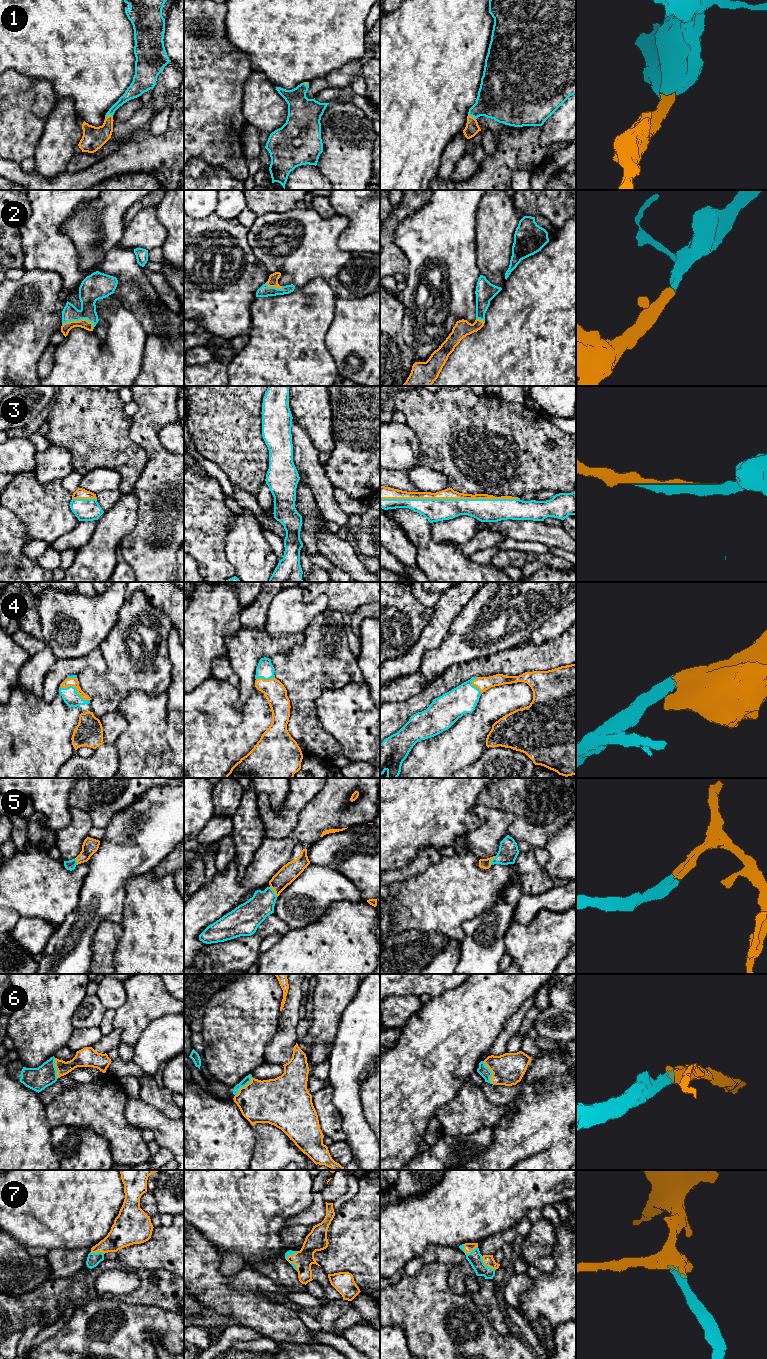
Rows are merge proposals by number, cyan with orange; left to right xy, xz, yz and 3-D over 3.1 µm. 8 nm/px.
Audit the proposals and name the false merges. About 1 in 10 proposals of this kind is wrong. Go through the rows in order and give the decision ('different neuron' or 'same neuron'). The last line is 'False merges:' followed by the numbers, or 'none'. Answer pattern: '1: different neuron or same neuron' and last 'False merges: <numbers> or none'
1: same neuron
2: same neuron
3: same neuron
4: same neuron
5: same neuron
6: same neuron
7: same neuron
False merges: none

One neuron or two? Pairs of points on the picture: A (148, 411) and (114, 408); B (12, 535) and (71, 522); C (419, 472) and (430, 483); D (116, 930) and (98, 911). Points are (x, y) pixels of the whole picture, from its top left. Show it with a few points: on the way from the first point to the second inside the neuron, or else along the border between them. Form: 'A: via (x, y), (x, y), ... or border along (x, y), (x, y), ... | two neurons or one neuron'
A: border along (131, 418), (129, 437), (133, 441) | two neurons
B: border along (13, 512), (25, 526), (26, 533), (33, 539) | two neurons
C: via (422, 475), (427, 480) | one neuron
D: border along (119, 922), (103, 921), (97, 927), (93, 939) | two neurons

